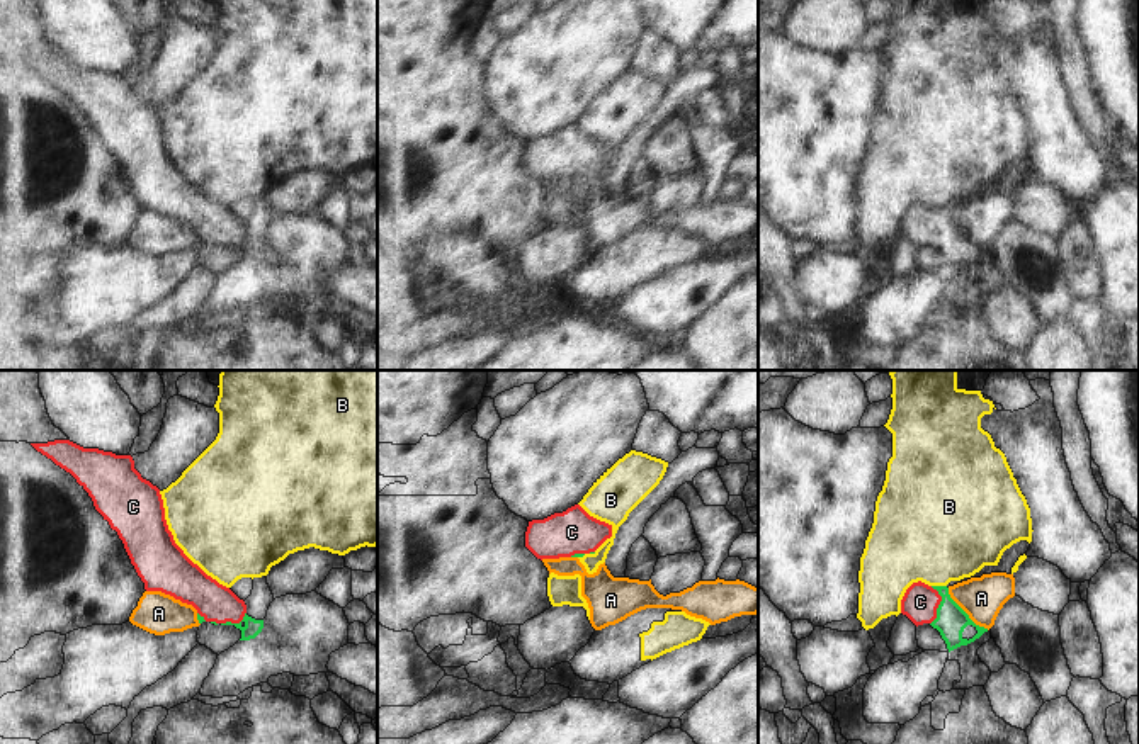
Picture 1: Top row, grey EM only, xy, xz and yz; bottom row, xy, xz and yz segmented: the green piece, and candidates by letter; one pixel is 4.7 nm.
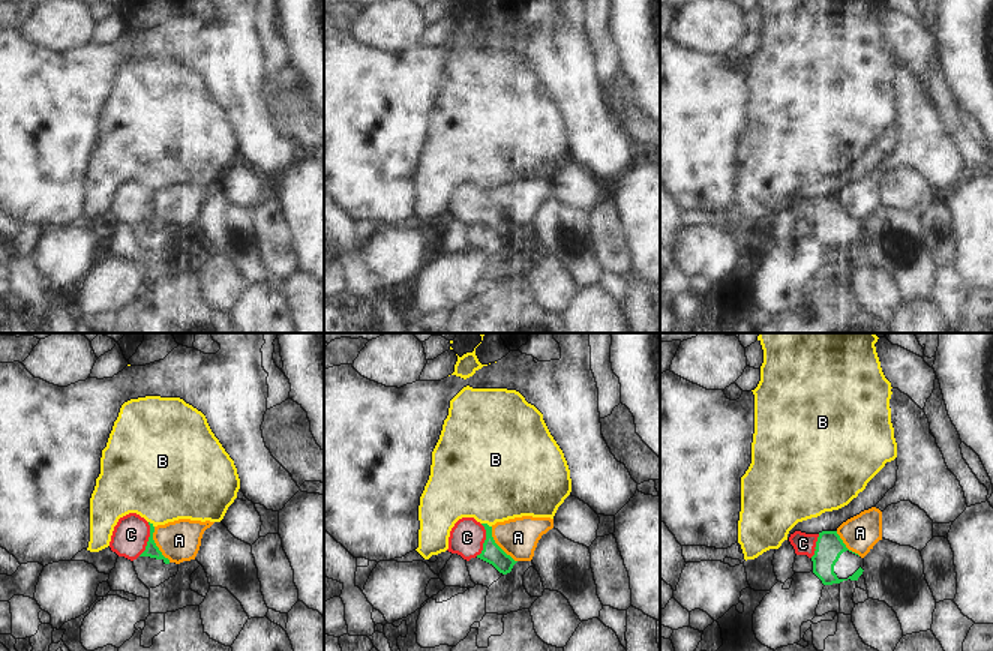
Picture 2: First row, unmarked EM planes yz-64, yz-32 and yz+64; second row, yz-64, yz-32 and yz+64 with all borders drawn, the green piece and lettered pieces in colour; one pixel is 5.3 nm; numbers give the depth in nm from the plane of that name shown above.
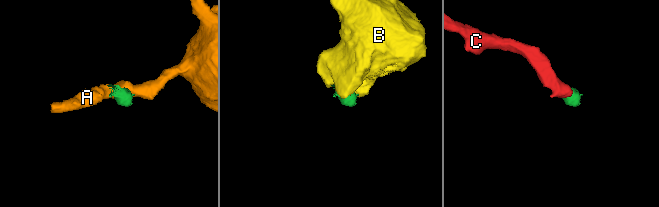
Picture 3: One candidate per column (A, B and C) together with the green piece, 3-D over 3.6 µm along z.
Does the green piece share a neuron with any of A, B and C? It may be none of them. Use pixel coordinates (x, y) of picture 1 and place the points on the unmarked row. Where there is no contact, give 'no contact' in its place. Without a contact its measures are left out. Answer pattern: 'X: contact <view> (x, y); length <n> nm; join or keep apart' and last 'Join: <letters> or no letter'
A: contact yz (964, 231); length 280 nm; keep apart
B: contact yz (939, 206); length 70 nm; keep apart
C: contact yz (939, 225); length 180 nm; join
Join: C

